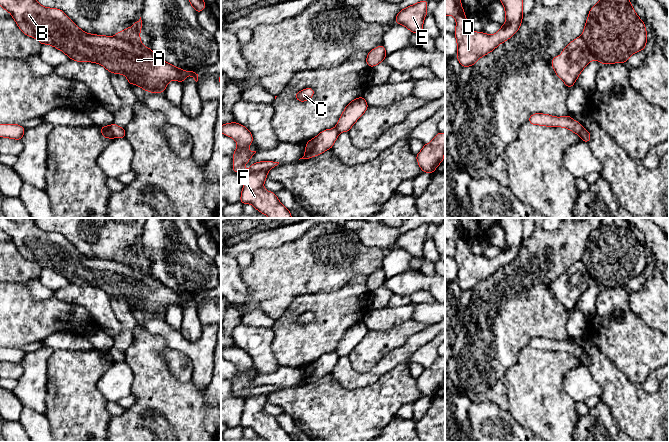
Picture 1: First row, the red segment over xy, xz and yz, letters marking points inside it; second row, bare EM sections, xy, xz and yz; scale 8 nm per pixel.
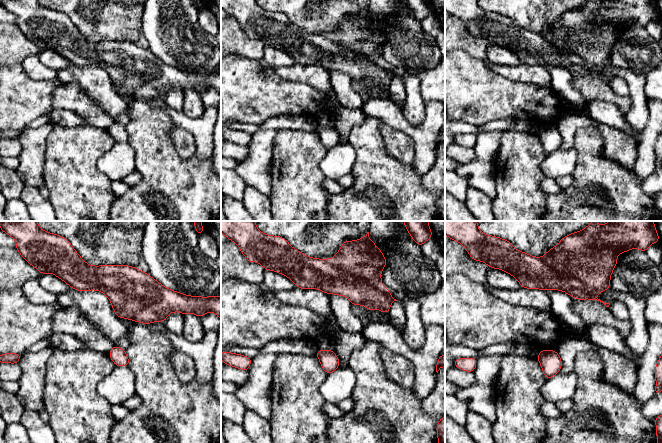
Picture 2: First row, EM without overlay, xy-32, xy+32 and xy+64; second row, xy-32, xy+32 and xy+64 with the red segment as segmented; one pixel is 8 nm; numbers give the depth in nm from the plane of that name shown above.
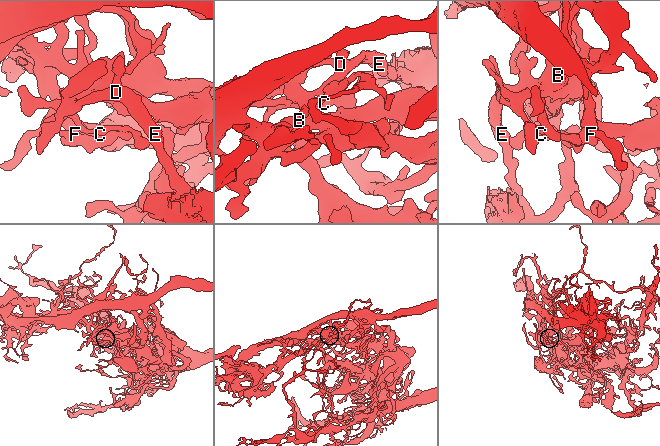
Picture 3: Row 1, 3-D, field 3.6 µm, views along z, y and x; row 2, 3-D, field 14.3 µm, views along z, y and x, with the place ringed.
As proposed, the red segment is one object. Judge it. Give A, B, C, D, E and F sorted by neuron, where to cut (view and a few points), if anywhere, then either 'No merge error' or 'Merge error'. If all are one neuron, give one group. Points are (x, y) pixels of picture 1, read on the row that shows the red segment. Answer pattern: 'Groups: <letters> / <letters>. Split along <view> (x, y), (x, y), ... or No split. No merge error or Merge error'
Groups: A B C D E / F. Split along xy (114, 36), (142, 46). Merge error

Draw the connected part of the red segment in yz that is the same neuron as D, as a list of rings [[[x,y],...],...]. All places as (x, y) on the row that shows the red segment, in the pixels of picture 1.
[[[445,0],[445,16],[452,15],[456,19],[454,35],[457,40],[457,59],[462,67],[473,67],[479,58],[493,51],[498,45],[511,38],[519,30],[524,16],[522,0],[500,1],[505,9],[506,23],[501,26],[496,34],[488,35],[483,32],[474,32],[470,29],[460,0]]]

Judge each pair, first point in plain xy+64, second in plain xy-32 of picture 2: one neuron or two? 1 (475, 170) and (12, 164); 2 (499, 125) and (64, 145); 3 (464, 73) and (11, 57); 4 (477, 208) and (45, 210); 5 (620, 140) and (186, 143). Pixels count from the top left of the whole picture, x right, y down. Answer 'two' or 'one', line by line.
1: two
2: two
3: two
4: one
5: one

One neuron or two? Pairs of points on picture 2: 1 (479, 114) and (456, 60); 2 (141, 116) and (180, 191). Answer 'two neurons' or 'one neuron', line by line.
1: one neuron
2: one neuron

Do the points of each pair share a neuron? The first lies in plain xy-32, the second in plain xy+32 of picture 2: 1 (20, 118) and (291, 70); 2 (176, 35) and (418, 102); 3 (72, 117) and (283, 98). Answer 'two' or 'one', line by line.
1: two
2: one
3: two

